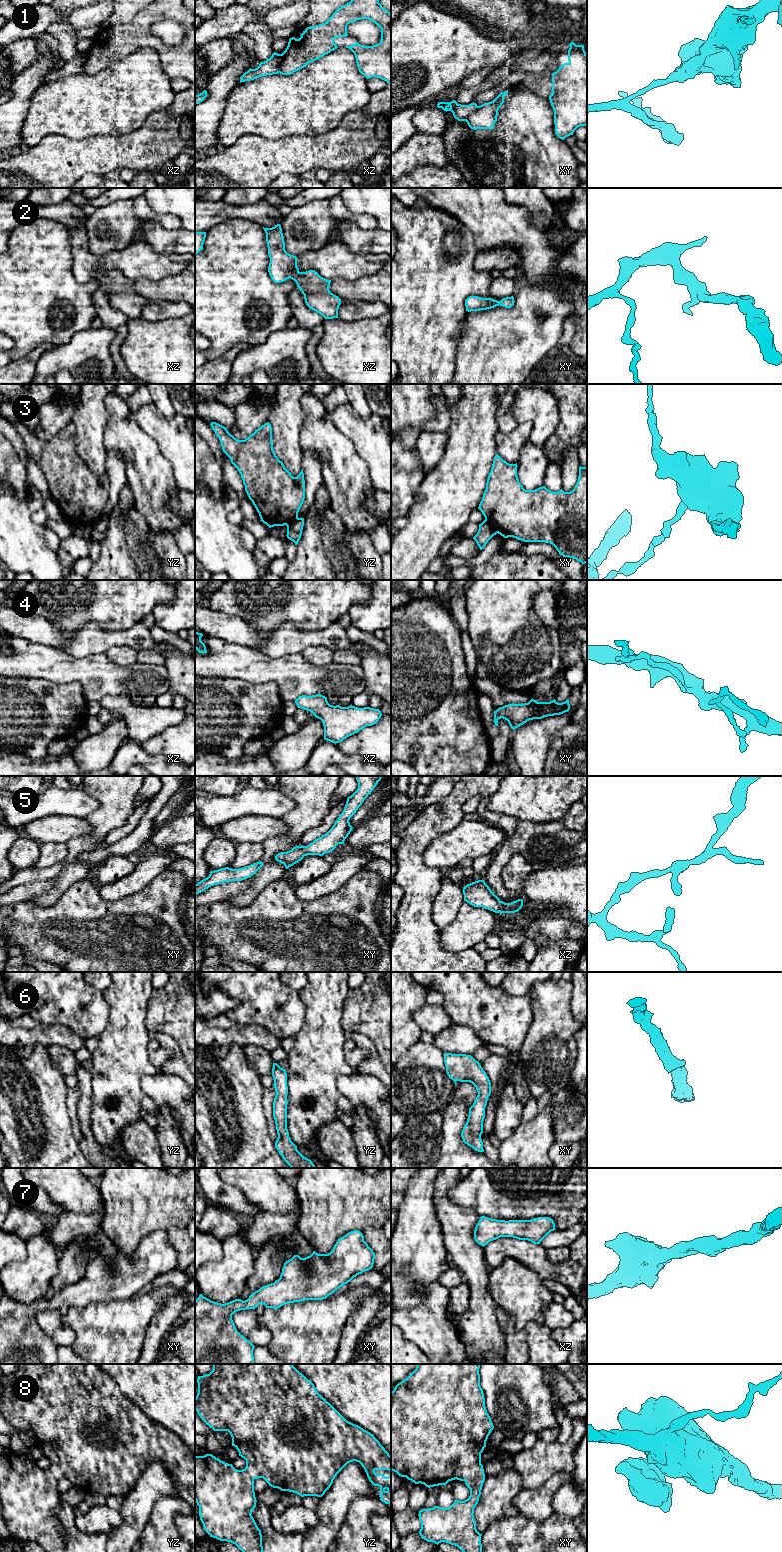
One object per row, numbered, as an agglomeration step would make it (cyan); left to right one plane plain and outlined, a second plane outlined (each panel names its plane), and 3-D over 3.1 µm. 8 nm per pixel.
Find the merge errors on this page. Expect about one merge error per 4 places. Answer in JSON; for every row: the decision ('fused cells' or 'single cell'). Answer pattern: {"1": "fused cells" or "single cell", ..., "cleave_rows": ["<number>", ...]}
{"1": "fused cells", "2": "single cell", "3": "fused cells", "4": "single cell", "5": "single cell", "6": "single cell", "7": "single cell", "8": "single cell", "cleave_rows": ["1", "3"]}

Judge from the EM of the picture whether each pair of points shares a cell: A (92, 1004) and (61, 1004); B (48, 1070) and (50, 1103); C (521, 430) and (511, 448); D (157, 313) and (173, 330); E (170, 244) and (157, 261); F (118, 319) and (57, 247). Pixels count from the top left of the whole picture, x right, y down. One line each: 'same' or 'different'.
A: same
B: same
C: same
D: different
E: different
F: different

